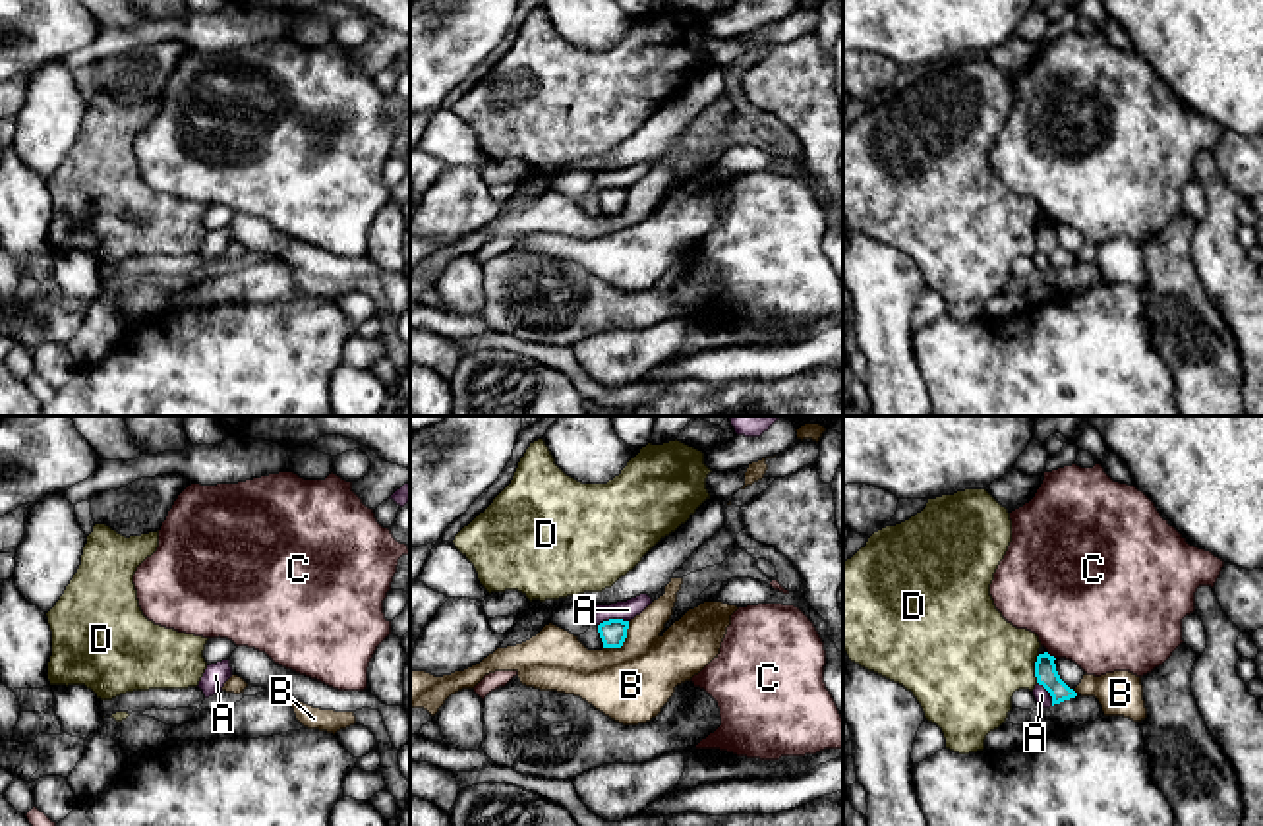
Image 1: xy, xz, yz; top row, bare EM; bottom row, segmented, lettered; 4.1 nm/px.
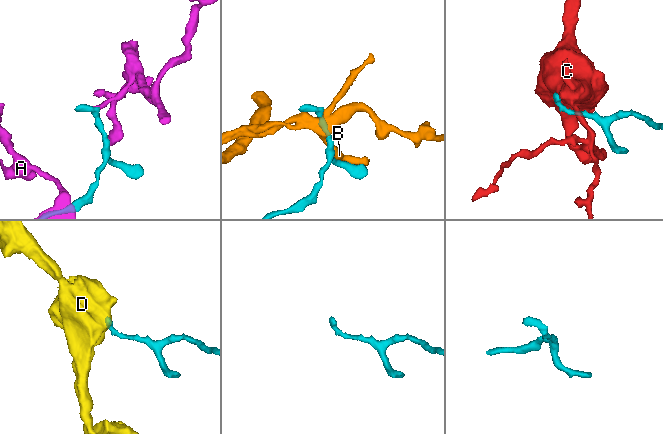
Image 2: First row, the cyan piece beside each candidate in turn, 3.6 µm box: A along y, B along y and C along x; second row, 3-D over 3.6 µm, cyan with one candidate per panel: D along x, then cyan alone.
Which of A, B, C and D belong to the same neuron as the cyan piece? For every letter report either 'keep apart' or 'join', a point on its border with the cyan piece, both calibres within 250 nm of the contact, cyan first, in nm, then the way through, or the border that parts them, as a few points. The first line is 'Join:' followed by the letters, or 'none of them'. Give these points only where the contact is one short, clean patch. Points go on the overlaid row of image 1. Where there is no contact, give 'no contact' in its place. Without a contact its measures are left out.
Join: none of them
A: keep apart | xz (612, 619) | 110/80 nm | along xz (627, 619), (604, 619), (598, 625)
B: keep apart | xz (623, 641) | 110/320 nm
C: keep apart | yz (1049, 654) | 100/460 nm | along yz (1047, 652), (1055, 658)
D: keep apart | yz (1035, 668) | 100/400 nm | along yz (1039, 654), (1035, 681)

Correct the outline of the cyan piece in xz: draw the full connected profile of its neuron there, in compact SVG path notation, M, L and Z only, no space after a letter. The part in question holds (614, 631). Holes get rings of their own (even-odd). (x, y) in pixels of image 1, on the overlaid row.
M609 619L598 625L603 648L621 648L627 638L629 621Z

